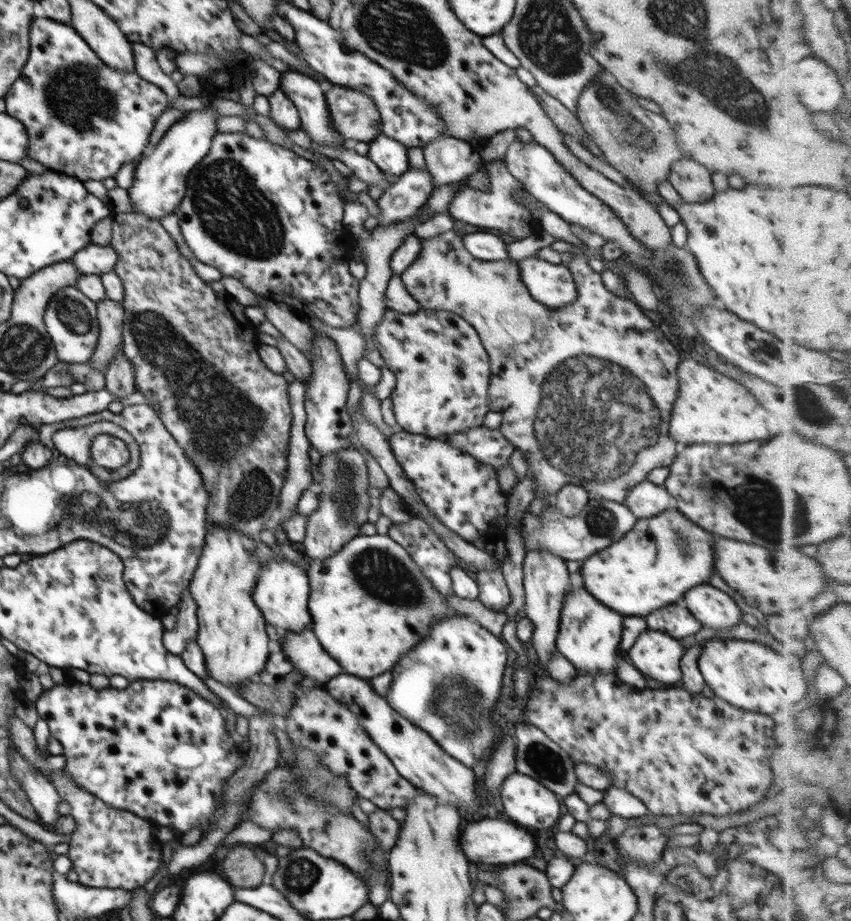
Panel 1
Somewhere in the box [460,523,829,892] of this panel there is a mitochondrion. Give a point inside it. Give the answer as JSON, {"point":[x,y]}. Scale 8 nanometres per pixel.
{"point":[546,763]}

